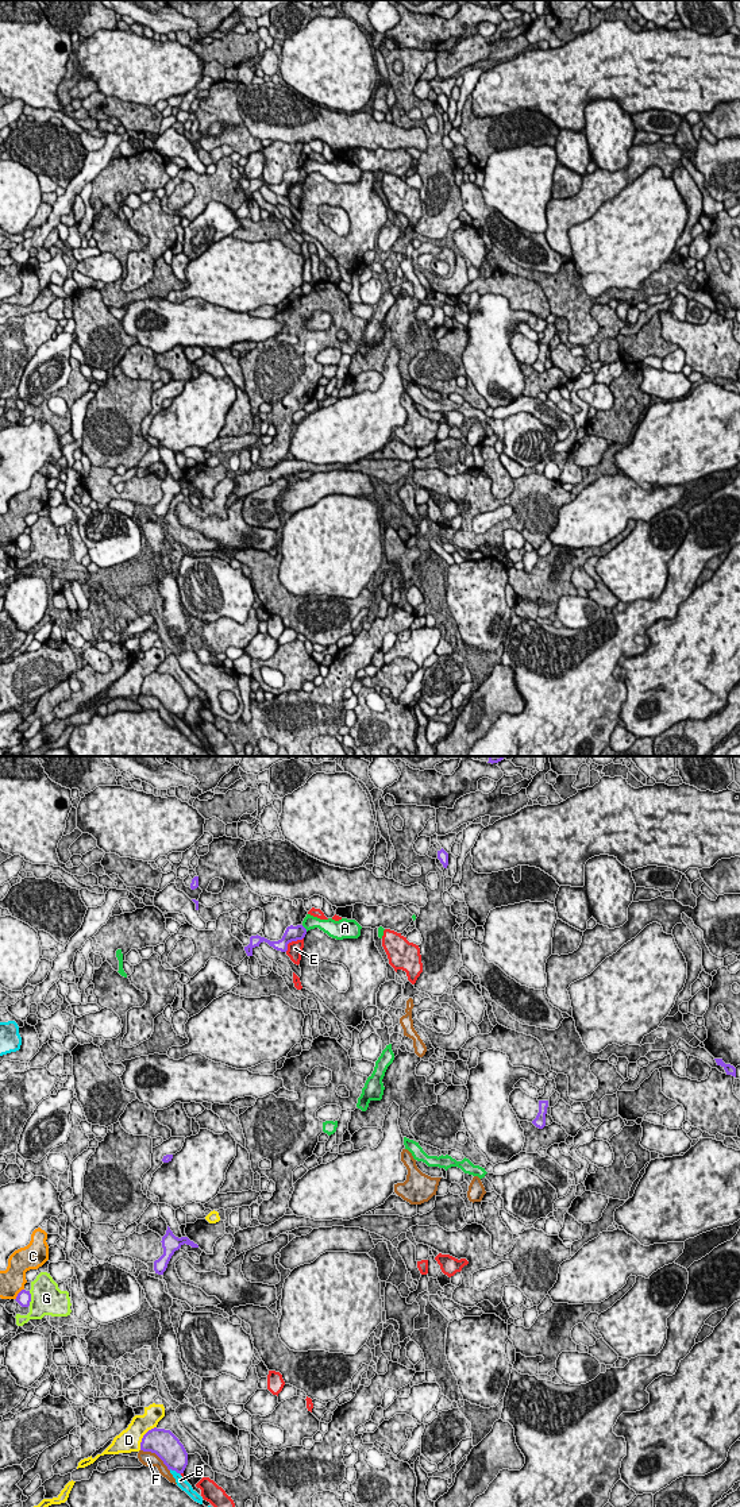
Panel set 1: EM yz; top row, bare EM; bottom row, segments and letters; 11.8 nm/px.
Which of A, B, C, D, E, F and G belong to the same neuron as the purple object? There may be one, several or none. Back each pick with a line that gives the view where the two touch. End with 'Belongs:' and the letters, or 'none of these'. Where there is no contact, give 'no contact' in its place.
Belongs: none of these

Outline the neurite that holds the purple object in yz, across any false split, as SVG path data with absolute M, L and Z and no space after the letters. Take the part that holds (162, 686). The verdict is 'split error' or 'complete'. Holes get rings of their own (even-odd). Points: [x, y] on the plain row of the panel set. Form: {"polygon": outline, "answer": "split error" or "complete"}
{"polygon": "M157 671L149 674L142 682L140 694L155 697L169 714L180 718L188 709L188 697L170 674Z", "answer": "complete"}

